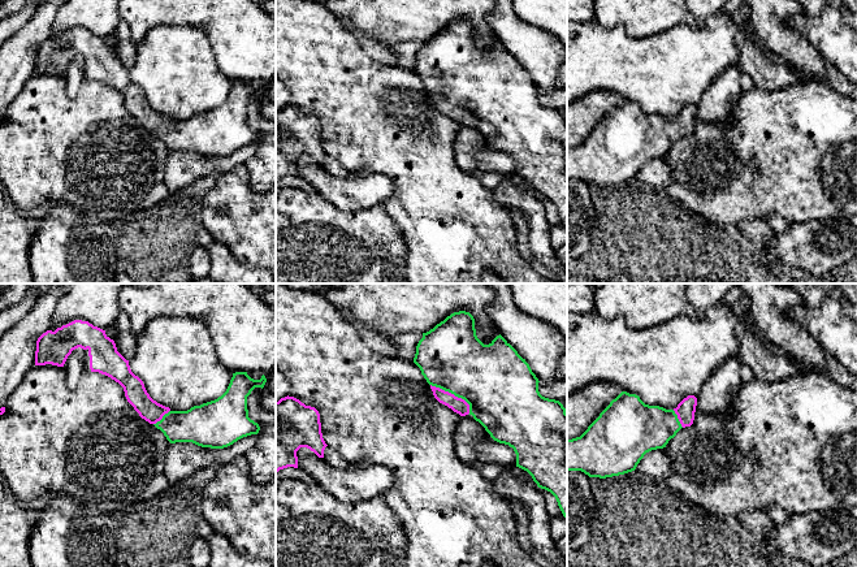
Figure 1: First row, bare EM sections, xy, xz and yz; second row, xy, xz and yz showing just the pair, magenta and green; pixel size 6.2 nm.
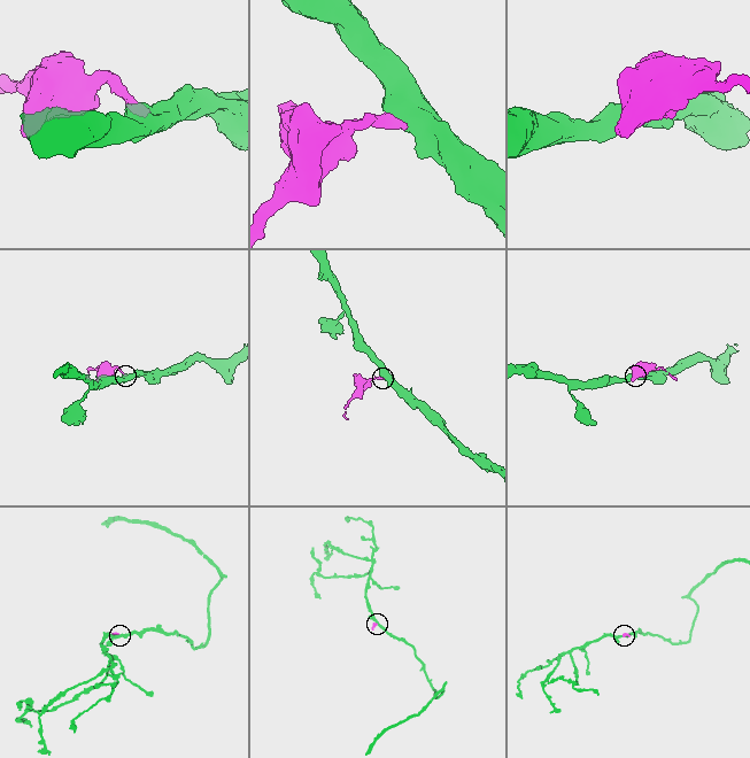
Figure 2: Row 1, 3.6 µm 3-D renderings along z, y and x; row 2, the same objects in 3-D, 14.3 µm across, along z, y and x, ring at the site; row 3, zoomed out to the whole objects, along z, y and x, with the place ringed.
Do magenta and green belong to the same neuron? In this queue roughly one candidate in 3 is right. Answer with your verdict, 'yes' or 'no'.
yes

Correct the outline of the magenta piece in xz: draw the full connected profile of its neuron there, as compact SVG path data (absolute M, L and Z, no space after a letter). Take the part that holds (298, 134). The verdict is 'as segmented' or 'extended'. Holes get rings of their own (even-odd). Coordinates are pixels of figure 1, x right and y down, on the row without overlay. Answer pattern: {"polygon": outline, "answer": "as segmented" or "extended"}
{"polygon": "M289 104L276 111L276 182L287 176L298 177L297 160L300 156L324 166L326 155L315 116Z", "answer": "as segmented"}

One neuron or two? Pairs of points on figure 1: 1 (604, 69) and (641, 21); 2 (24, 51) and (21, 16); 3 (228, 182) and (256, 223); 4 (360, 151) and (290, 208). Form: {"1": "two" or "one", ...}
{"1": "two", "2": "two", "3": "one", "4": "two"}

